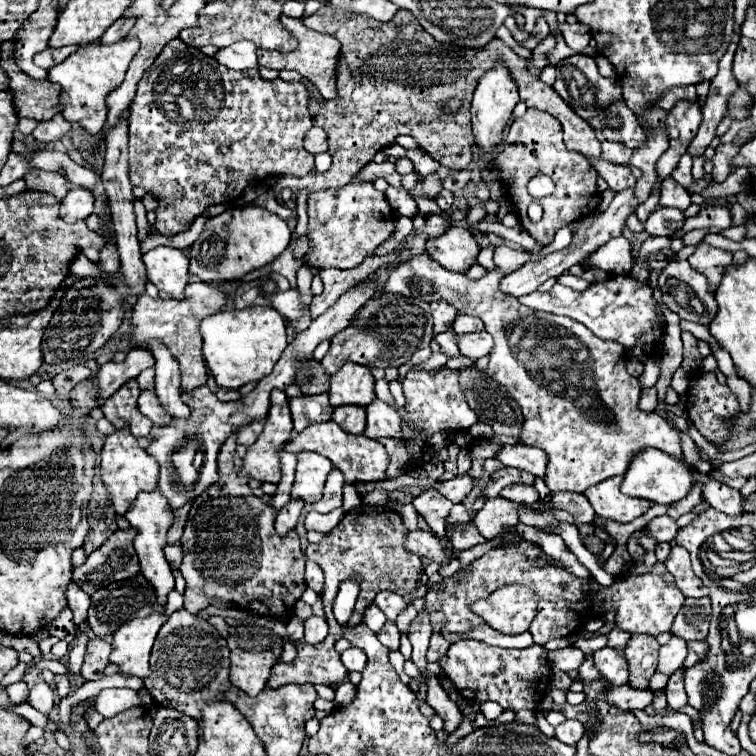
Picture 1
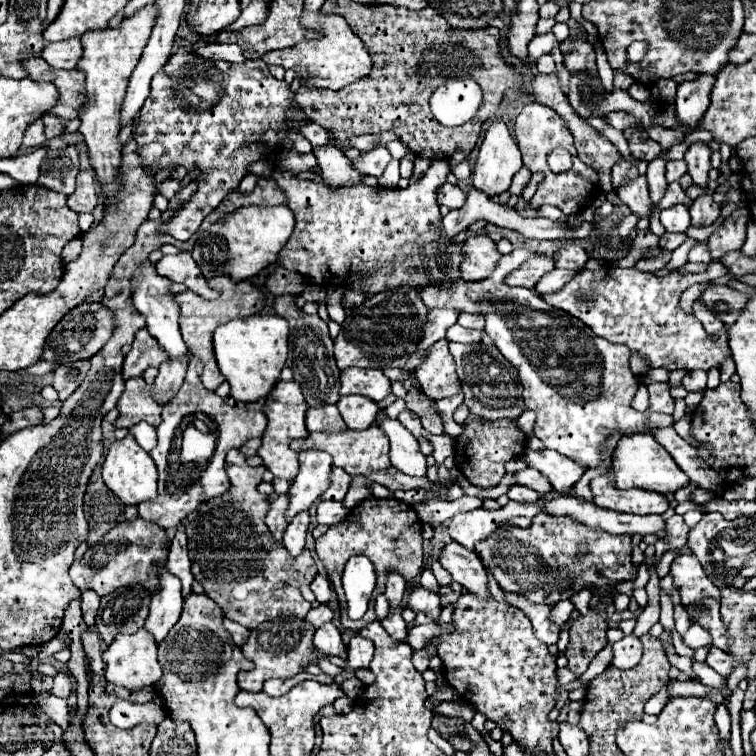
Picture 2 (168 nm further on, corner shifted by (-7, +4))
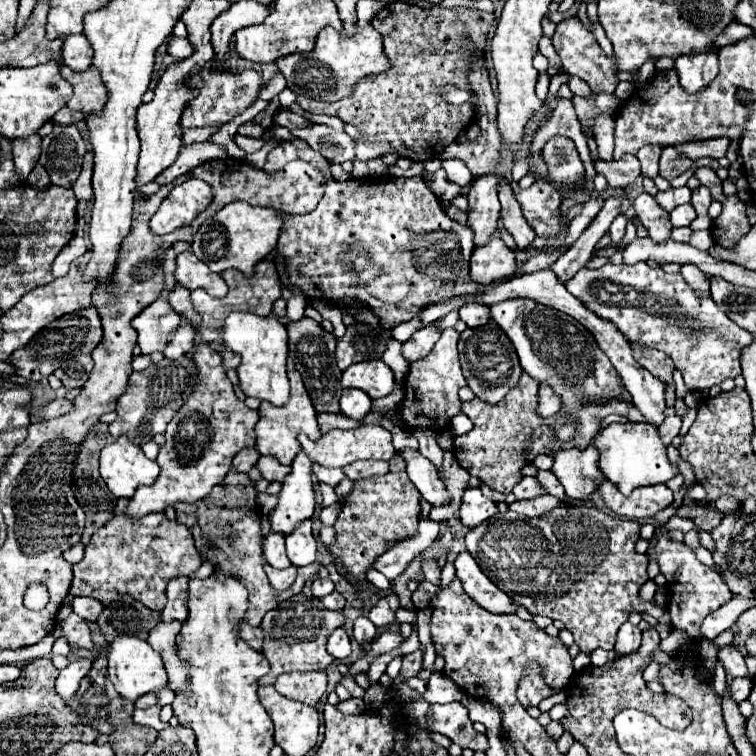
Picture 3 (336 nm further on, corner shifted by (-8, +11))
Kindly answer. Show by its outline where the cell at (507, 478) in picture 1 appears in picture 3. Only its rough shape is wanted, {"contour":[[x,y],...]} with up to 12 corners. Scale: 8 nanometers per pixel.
{"contour":[[537,471],[535,477],[547,493],[565,497],[563,485],[559,485],[551,471]]}

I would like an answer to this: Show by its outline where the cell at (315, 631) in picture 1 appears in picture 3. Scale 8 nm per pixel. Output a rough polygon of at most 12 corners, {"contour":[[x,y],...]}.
{"contour":[[343,627],[327,639],[327,651],[337,659],[351,655],[351,643]]}

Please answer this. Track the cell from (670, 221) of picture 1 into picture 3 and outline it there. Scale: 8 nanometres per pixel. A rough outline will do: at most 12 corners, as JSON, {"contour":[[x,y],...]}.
{"contour":[[691,203],[669,213],[673,227],[685,227],[695,219]]}

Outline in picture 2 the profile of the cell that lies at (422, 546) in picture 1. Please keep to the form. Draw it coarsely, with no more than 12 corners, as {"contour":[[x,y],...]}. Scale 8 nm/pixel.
{"contour":[[450,542],[438,560],[478,598],[490,596],[488,576],[476,552]]}

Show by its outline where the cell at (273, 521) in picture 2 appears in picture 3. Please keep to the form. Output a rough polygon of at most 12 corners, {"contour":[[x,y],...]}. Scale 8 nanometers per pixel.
{"contour":[[269,531],[263,541],[271,567],[291,565],[285,553],[285,535]]}

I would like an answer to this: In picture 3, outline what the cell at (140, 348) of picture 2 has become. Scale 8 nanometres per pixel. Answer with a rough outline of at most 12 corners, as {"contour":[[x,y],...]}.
{"contour":[[153,301],[133,327],[143,355],[163,351],[181,317]]}

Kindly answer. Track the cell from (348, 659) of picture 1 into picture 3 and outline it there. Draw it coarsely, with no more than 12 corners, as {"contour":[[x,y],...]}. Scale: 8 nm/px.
{"contour":[[357,617],[353,637],[359,647],[371,643],[377,627],[367,617]]}

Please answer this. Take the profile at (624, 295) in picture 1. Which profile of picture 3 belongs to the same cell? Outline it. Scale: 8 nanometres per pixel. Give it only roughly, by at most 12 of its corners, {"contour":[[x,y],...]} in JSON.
{"contour":[[643,261],[565,287],[687,389],[741,373],[753,335]]}

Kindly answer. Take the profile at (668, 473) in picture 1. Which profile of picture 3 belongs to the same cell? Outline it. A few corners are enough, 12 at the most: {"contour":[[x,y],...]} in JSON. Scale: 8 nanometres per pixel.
{"contour":[[611,423],[595,435],[621,493],[679,475],[657,429]]}

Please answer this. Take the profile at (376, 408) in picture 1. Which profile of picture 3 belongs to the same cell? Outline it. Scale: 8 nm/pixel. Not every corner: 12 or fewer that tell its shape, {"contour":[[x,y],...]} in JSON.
{"contour":[[403,447],[407,475],[431,505],[451,503],[435,465]]}

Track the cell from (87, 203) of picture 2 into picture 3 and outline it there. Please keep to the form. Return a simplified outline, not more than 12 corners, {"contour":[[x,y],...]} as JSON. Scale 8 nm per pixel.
{"contour":[[91,151],[83,157],[81,175],[73,185],[79,201],[93,199]]}

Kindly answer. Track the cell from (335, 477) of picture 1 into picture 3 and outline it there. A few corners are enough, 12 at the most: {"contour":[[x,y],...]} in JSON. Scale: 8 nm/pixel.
{"contour":[[313,465],[313,473],[321,483],[337,487],[345,479],[343,469]]}

